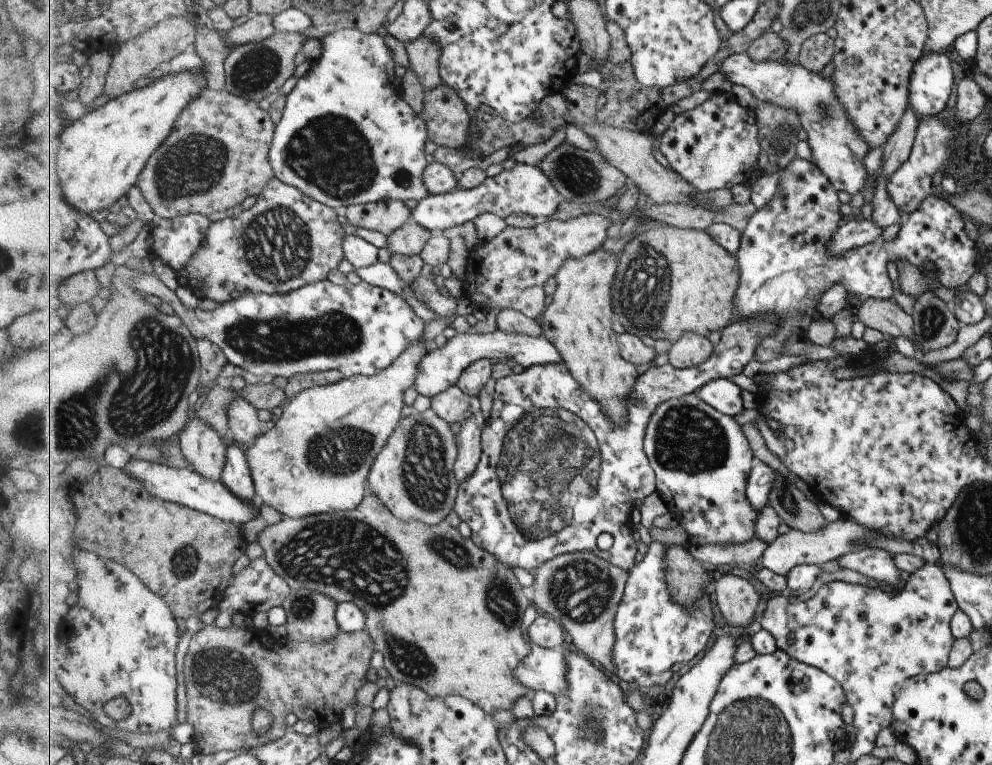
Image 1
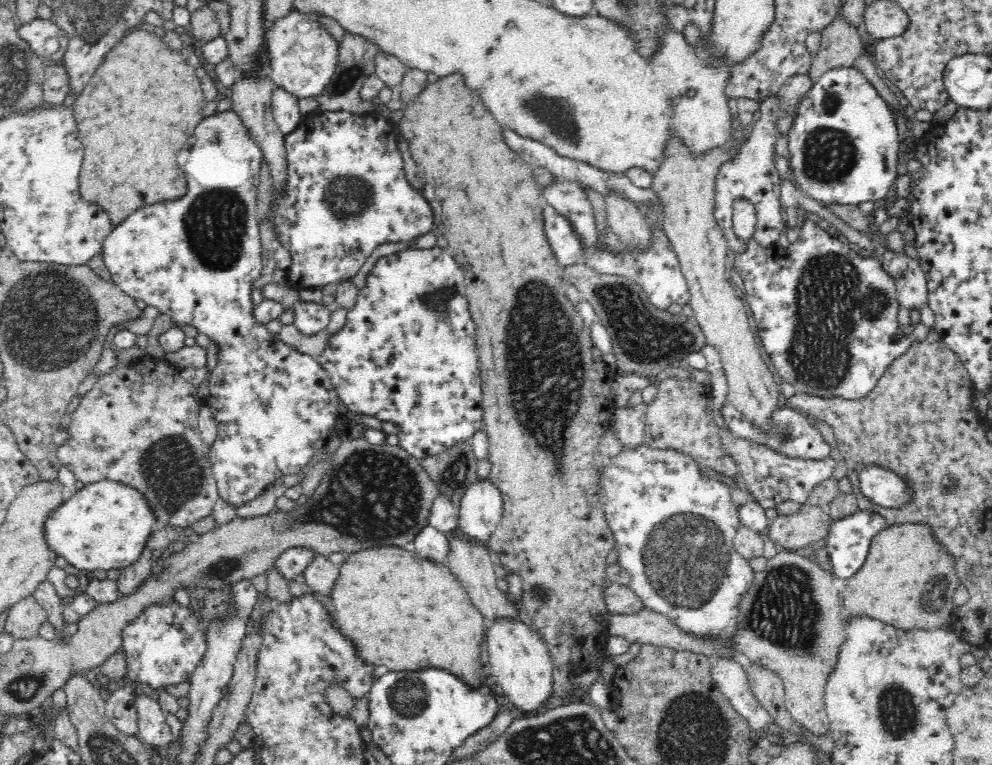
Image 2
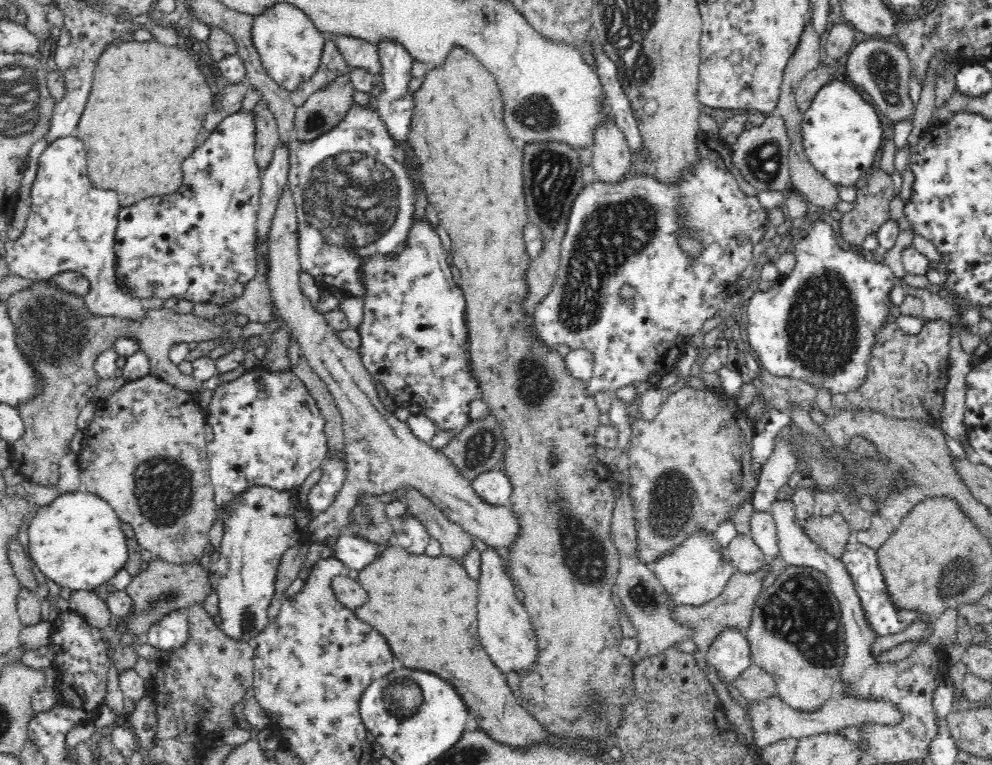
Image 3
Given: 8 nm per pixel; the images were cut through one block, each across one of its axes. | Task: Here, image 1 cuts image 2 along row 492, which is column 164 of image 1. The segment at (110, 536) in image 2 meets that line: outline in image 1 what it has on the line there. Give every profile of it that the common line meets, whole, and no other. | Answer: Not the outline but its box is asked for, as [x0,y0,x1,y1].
[43,71,206,216]

